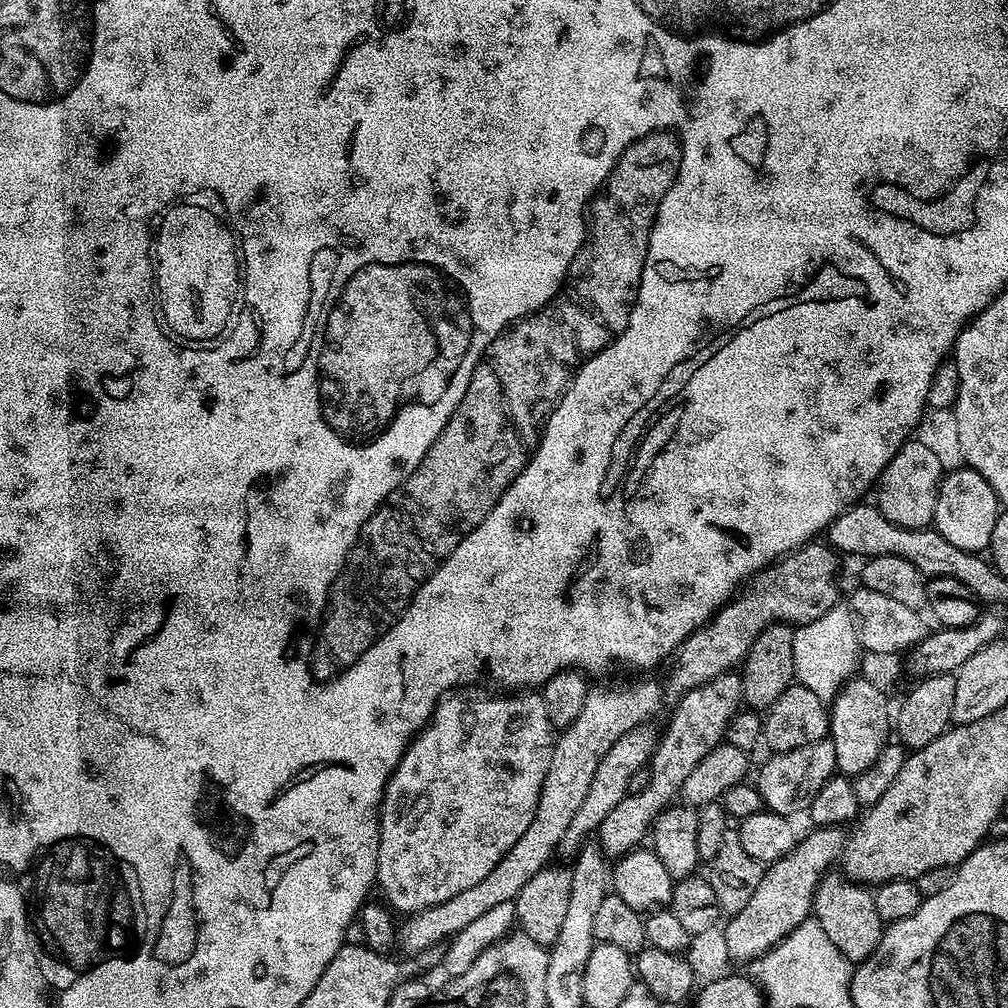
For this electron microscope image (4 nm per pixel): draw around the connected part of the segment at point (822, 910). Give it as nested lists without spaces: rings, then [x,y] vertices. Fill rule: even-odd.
[[[843,874],[825,875],[816,887],[816,897],[812,903],[814,919],[826,930],[826,938],[838,946],[838,950],[849,962],[859,962],[870,958],[878,946],[886,927],[878,918],[878,906],[874,906],[874,895],[865,885],[849,880]]]

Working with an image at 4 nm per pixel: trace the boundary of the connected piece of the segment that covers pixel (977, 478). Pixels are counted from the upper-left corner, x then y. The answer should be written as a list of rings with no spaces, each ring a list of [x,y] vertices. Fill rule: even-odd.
[[[967,466],[959,467],[953,472],[951,469],[940,481],[940,489],[936,492],[932,524],[938,534],[946,538],[949,544],[962,551],[980,554],[991,545],[994,522],[998,522],[1002,505],[994,494],[990,482],[986,482],[982,474]]]

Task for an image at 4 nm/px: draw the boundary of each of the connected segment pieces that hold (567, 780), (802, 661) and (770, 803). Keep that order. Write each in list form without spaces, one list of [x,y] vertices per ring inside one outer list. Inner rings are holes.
[[[632,680],[629,684],[616,684],[613,688],[593,687],[586,698],[586,706],[582,706],[582,714],[578,714],[578,718],[574,718],[574,722],[555,737],[538,806],[530,826],[526,826],[526,831],[522,833],[522,838],[510,846],[498,866],[494,866],[494,870],[490,870],[482,882],[470,886],[470,890],[462,890],[462,894],[450,898],[450,902],[438,902],[438,906],[411,913],[405,919],[408,921],[405,924],[403,921],[398,928],[399,951],[414,958],[420,952],[435,949],[435,944],[449,941],[466,930],[470,922],[488,913],[493,906],[515,901],[522,886],[526,886],[526,882],[530,882],[538,870],[553,863],[552,856],[557,855],[556,847],[558,842],[562,842],[566,826],[570,826],[570,818],[574,818],[578,806],[582,806],[582,798],[586,798],[586,790],[590,790],[590,781],[594,778],[594,770],[598,770],[598,762],[606,758],[610,746],[614,746],[618,738],[649,723],[660,704],[662,705],[661,681]]]
[[[838,602],[822,618],[795,629],[794,666],[797,683],[812,690],[824,703],[832,703],[840,689],[857,673],[855,671],[861,656],[864,656],[864,650],[859,629],[847,603]]]
[[[830,738],[769,757],[768,764],[761,766],[760,773],[754,779],[754,786],[764,799],[767,811],[776,812],[780,816],[792,818],[795,817],[795,812],[803,813],[814,794],[818,794],[818,790],[826,786],[831,776],[837,775],[834,742]]]

